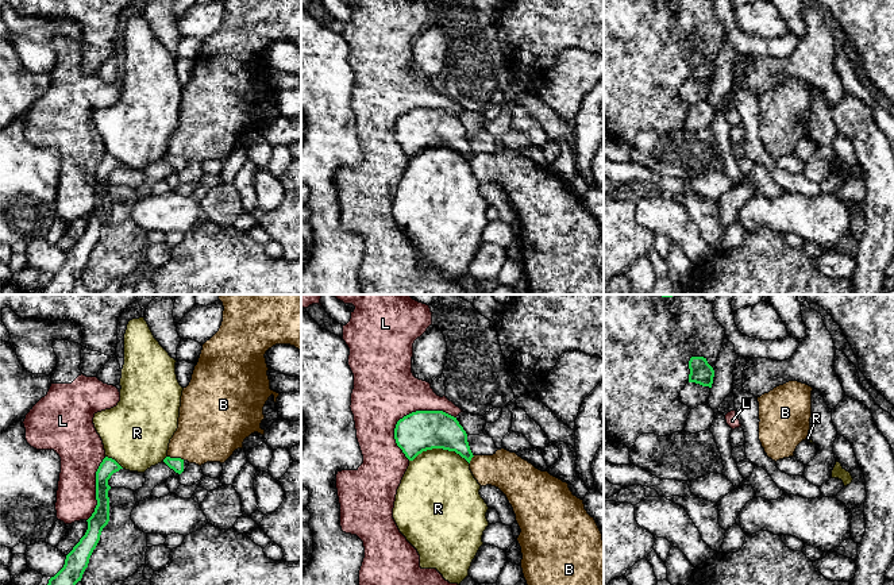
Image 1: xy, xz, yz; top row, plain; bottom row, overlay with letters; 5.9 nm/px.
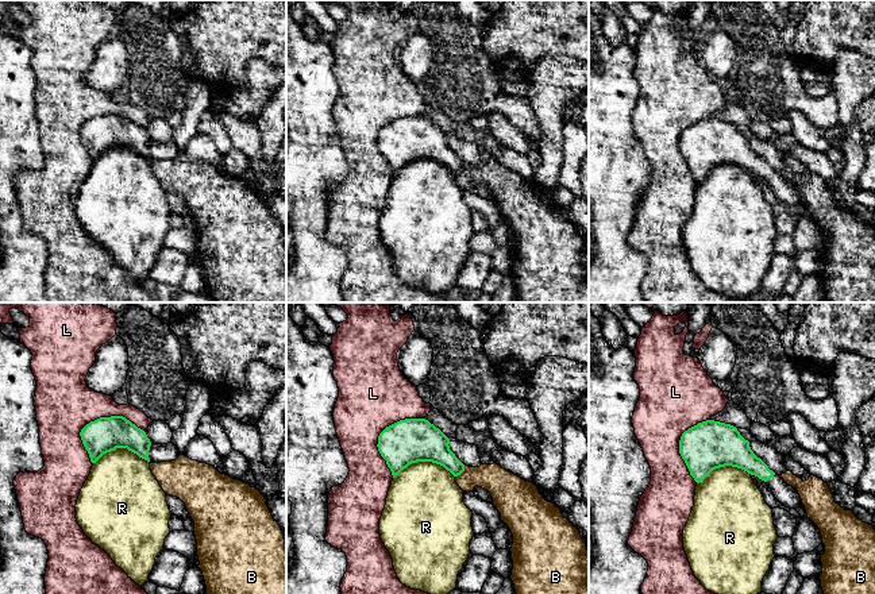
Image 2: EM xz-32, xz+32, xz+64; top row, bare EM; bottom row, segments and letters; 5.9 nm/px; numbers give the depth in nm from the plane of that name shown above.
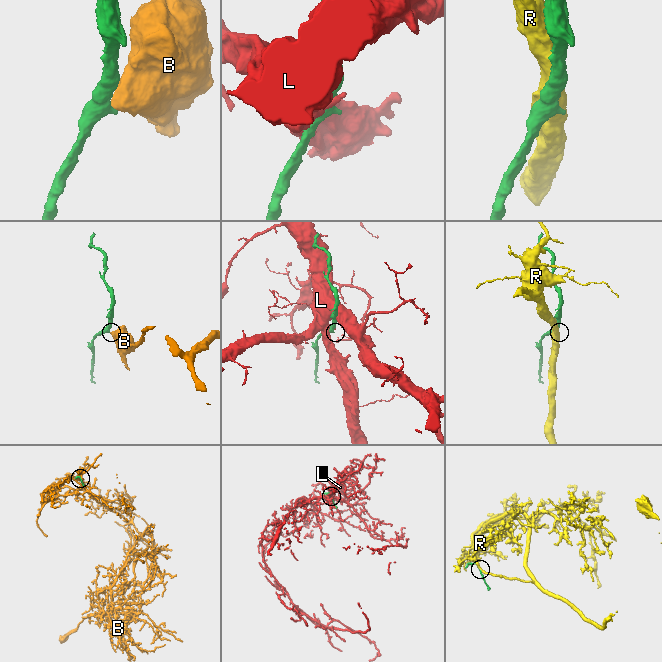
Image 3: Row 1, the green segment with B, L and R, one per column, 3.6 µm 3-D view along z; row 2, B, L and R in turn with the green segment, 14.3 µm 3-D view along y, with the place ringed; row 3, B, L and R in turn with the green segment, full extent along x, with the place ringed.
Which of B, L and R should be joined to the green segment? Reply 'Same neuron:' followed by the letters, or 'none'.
Same neuron: none

